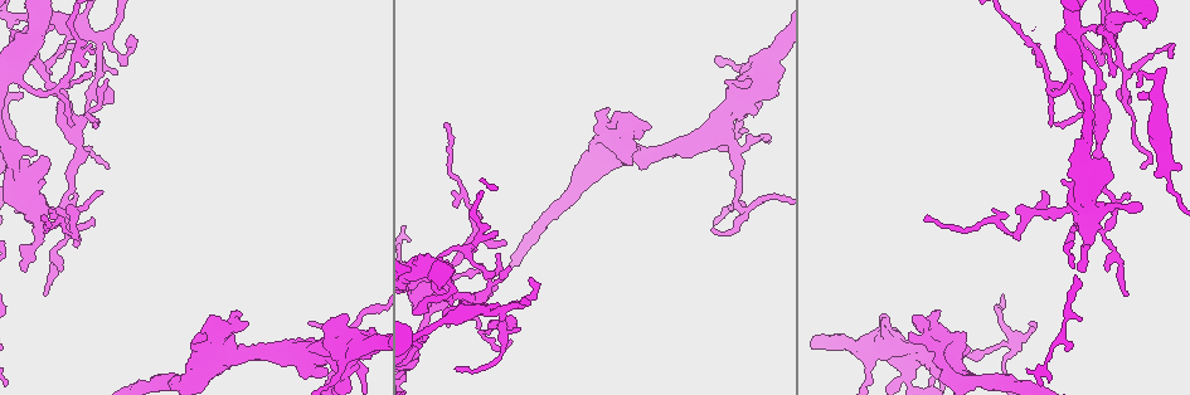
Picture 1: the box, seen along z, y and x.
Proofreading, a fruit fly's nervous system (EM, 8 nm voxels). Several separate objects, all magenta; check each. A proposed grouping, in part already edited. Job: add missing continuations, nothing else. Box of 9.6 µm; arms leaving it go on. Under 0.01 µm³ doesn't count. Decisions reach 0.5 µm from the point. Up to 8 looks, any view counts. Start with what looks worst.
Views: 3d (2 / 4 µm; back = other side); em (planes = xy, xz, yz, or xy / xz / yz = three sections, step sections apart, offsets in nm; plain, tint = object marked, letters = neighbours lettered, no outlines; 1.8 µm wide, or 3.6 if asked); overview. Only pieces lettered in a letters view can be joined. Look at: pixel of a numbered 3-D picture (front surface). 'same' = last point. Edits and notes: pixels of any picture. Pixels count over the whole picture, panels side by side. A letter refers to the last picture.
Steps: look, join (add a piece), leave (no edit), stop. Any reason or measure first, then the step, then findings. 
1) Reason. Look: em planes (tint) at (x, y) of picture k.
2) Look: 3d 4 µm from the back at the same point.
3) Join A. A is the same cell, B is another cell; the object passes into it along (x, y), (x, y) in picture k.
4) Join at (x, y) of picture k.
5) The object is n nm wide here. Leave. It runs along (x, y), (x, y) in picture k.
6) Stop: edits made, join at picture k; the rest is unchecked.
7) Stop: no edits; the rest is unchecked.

Arms part here. Look: 3d 4 µm at (737, 208) of picture 1.

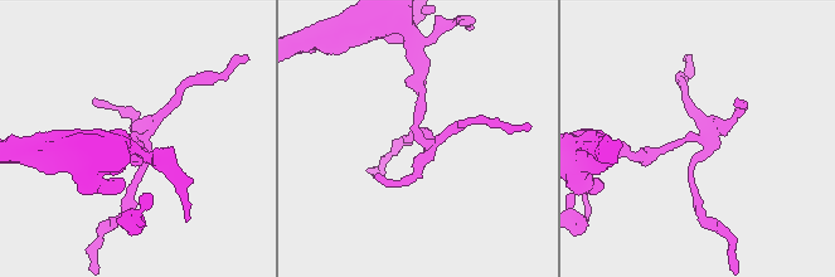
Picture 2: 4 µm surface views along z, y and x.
Need the tissue. Look: em planes (plain) at (420, 134) of picture 2.

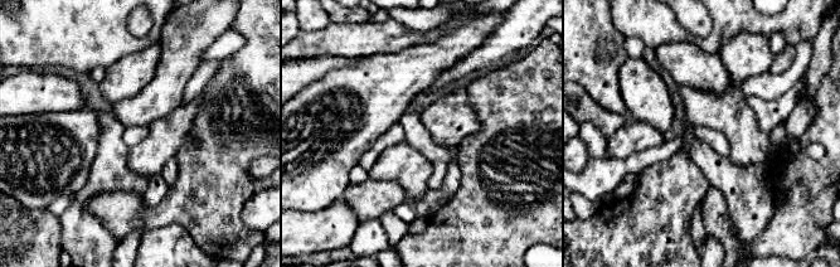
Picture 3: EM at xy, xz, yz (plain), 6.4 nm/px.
See the neighbours. Look: em planes (letters) at the same point.

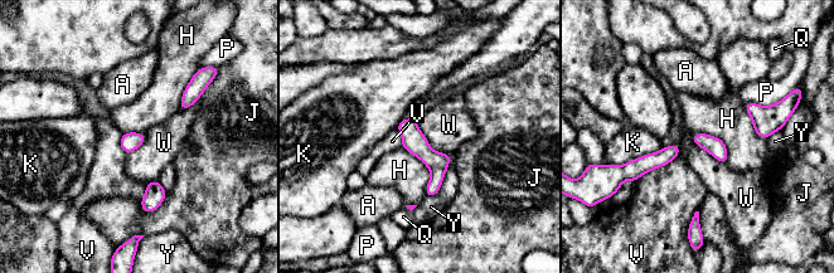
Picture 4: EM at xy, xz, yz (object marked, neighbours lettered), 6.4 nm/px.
Leave. A, H, J, K, P, Q, V, W and Y are other cells; a border runs along (417, 120), (428, 145), (452, 155) in picture 4; none of them fits.

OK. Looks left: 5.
Free end. Look: em yz step 8 (letters) at (1138, 96) of picture 1.

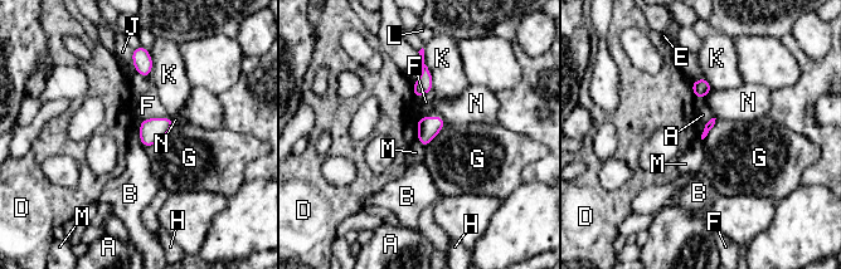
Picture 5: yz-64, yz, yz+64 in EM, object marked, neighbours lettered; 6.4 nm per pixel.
Leave. A, B, D, E, F, G, H, J, K, L, M and N are other cells; a border runs along (421, 116), (417, 122), (416, 137) in picture 5; no lettered piece goes on from it.

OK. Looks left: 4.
Branch stops here. Look: em xz step 8 (tint) at (20, 269) of picture 1.

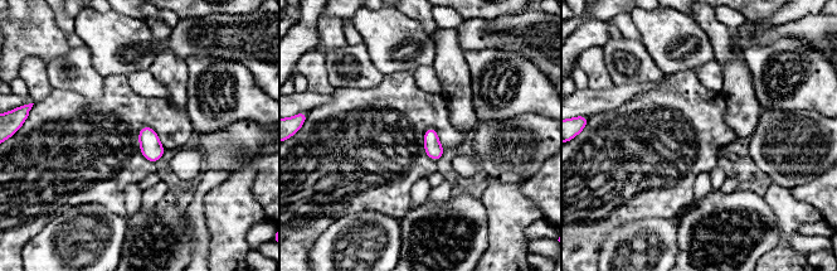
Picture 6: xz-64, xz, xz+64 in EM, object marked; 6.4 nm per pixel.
Another direction. Look: em planes (letters) at the same point.

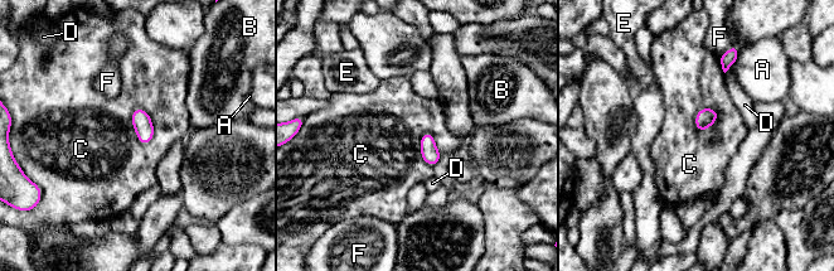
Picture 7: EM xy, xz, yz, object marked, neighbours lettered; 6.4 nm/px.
The object is 110 nm wide here. Leave. A, B, C, D, E and F are other cells; none of them fits.

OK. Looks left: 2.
An open end. Look: em 3.6 µm xz step 4 (tint) at (532, 278) of picture 1.

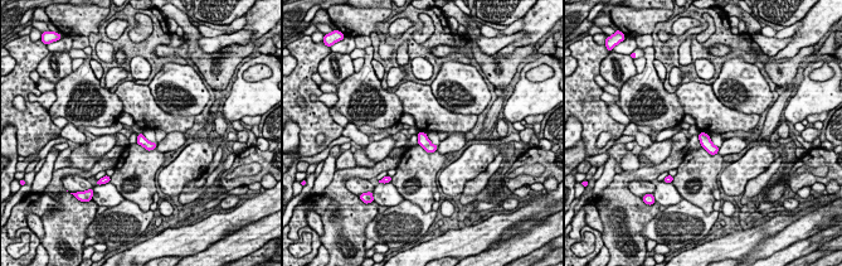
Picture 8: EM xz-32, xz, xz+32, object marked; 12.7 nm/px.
Another direction. Look: em 3.6 µm planes (letters) at the same point.

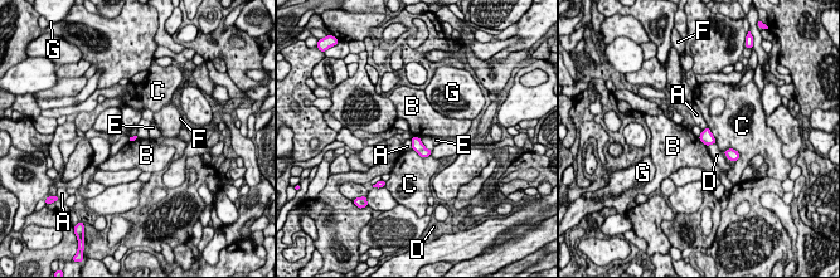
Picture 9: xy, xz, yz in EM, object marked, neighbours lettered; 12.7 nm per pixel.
The longest contact is with C, 260 nm. Leave. A, B, C, D, E, F and G are other cells; none of them fits.

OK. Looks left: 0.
Stop: no edits; the rest is unchecked.

